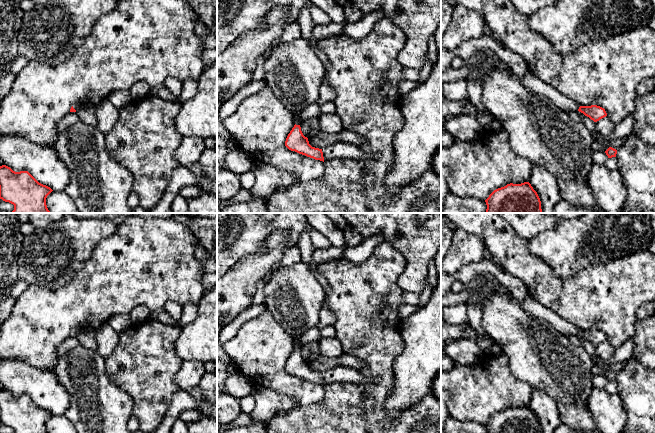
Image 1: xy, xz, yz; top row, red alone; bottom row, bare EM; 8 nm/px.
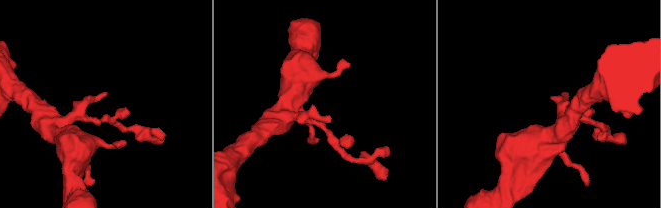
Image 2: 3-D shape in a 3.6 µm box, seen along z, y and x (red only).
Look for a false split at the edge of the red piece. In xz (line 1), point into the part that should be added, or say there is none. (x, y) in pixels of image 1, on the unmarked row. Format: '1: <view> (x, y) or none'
1: none

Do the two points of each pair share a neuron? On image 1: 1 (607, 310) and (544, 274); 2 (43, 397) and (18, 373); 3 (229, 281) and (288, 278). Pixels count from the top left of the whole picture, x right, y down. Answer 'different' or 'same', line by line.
1: same
2: same
3: different

